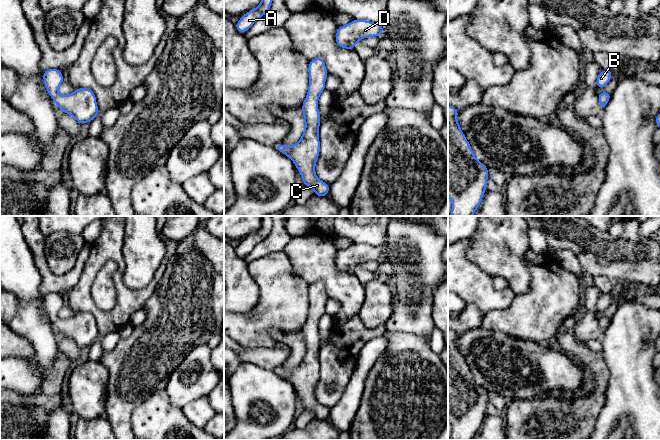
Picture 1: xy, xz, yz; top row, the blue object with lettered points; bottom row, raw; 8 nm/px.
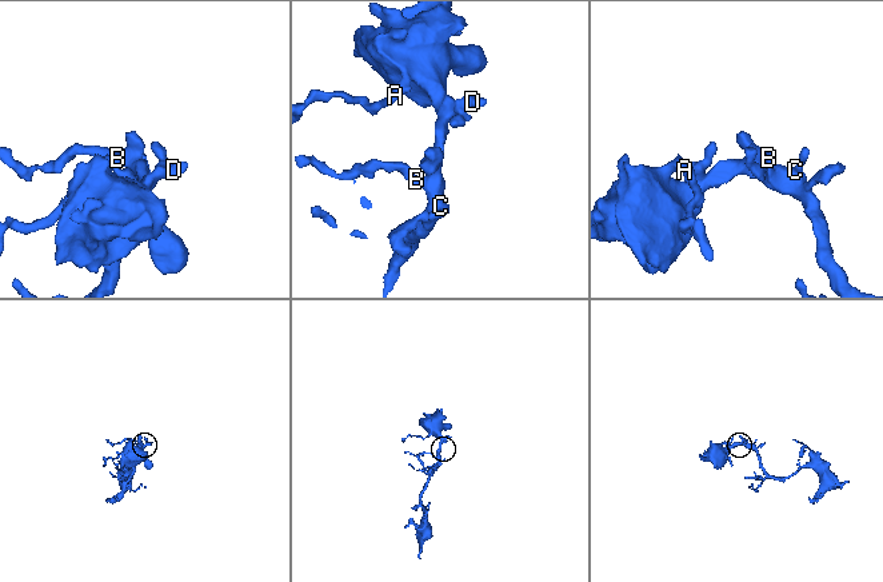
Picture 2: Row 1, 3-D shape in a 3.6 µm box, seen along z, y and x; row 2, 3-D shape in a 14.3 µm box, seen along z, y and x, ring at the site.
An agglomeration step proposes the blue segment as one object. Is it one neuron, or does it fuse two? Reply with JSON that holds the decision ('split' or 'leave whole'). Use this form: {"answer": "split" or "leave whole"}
{"answer": "leave whole"}

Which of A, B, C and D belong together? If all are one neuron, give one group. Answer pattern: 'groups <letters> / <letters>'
groups A B C D

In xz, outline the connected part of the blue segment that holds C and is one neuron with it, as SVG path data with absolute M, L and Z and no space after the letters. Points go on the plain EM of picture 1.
M316 281L308 288L309 309L308 317L301 329L305 346L304 356L300 364L286 371L283 367L277 367L274 372L289 381L300 396L303 410L314 413L314 419L325 421L329 418L330 408L320 404L315 397L315 389L320 378L320 337L318 324L320 318L326 314L325 306L329 299L324 283Z

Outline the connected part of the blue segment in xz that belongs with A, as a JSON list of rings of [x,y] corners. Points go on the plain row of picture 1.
[[[261,216],[261,219],[261,228],[243,238],[235,248],[235,252],[239,257],[244,258],[247,256],[258,243],[268,237],[273,226],[272,216]]]

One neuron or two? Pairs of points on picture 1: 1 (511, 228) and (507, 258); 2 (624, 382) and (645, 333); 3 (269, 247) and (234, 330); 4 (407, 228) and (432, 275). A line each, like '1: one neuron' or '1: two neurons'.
1: one neuron
2: one neuron
3: two neurons
4: one neuron

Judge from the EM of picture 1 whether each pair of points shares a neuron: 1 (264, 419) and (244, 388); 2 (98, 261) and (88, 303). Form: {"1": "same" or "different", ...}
{"1": "same", "2": "same"}

